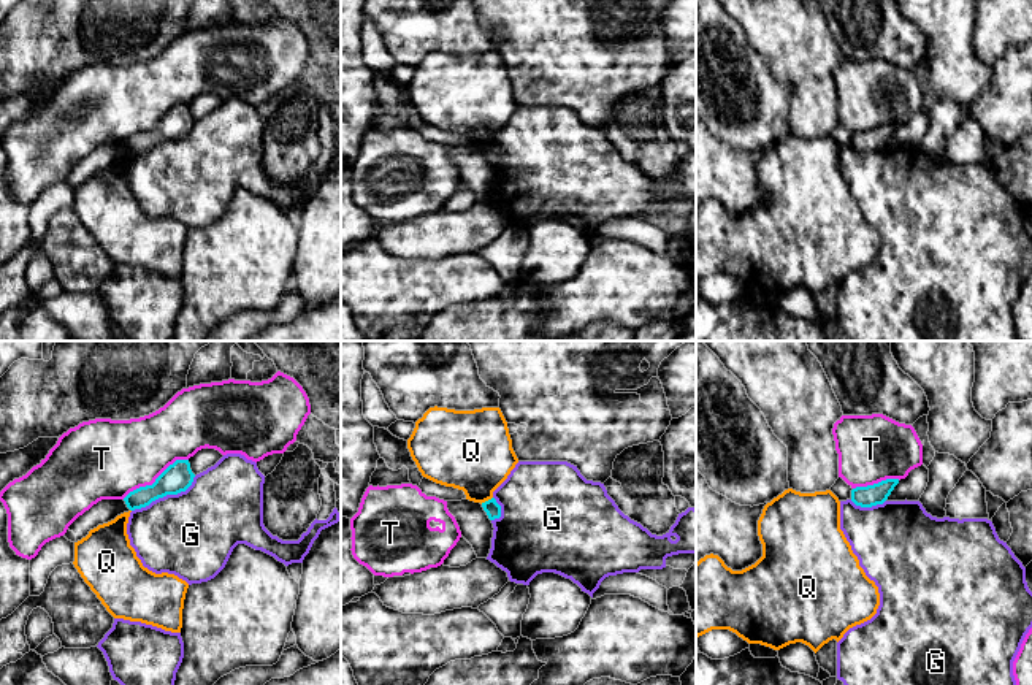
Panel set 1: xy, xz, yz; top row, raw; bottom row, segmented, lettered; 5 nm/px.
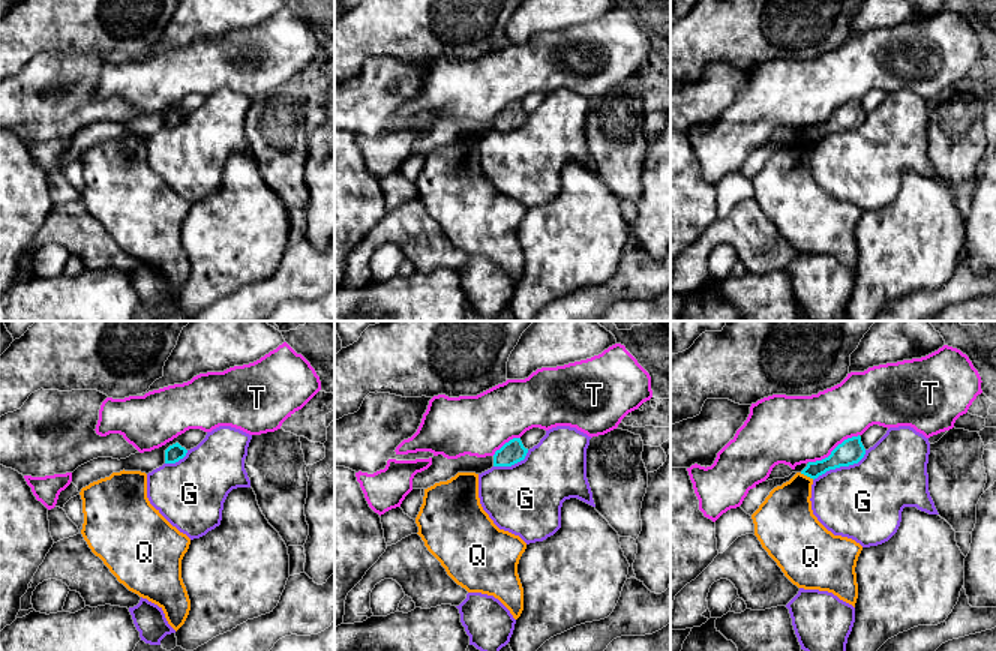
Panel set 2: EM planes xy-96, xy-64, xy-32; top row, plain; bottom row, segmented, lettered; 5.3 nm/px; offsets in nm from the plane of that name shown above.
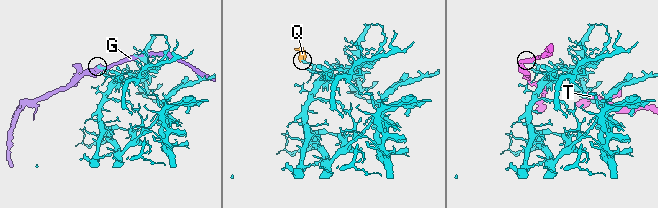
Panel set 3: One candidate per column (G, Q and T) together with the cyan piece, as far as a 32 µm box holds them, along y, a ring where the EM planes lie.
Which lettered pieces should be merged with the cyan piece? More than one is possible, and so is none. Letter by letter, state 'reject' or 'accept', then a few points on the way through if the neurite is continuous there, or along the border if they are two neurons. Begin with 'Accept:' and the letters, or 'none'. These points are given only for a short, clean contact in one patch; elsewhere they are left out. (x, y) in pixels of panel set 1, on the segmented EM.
Accept: none
G: reject
Q: reject | along xz (492, 497), (481, 503)
T: reject

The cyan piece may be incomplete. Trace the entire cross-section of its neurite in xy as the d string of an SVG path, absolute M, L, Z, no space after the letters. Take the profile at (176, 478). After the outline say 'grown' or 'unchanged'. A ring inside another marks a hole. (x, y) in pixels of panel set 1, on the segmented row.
M176 460L152 485L130 492L124 501L130 511L146 507L159 498L185 492L192 485L193 477L189 460Z | unchanged

